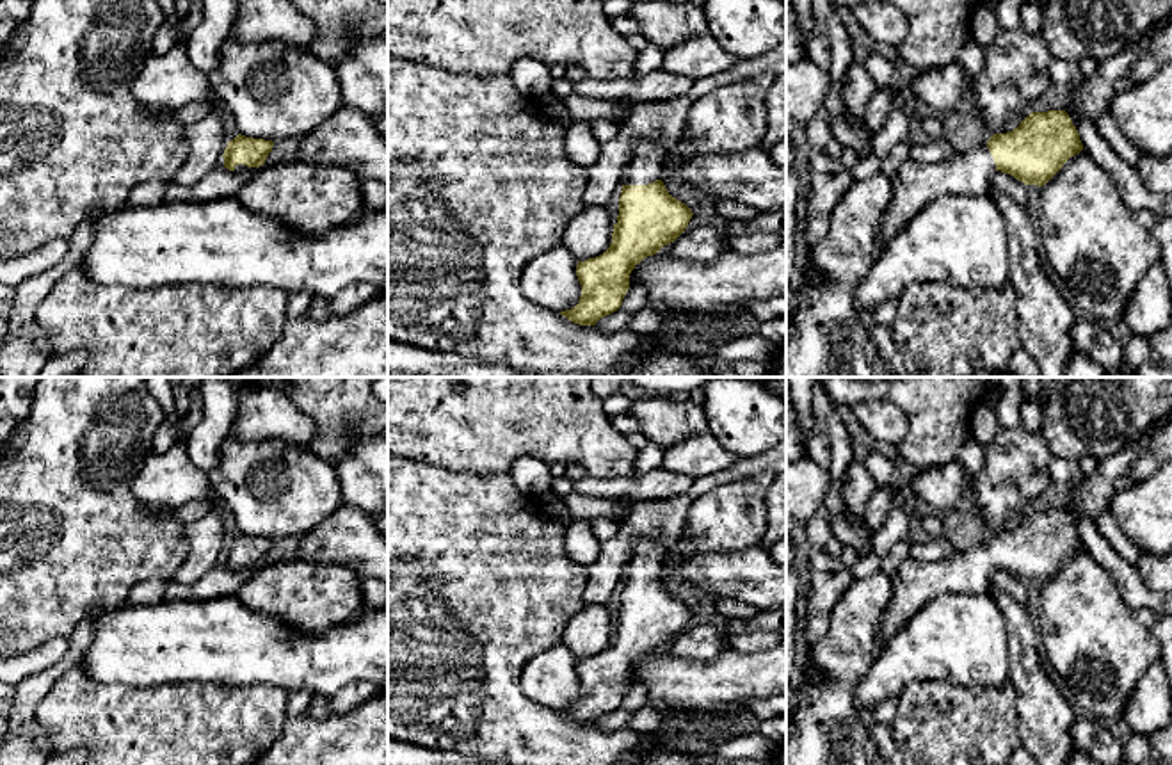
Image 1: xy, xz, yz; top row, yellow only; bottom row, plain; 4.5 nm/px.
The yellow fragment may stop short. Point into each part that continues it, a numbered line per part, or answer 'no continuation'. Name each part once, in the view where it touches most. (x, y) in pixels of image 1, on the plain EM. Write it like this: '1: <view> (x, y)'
1: xz (644, 561)

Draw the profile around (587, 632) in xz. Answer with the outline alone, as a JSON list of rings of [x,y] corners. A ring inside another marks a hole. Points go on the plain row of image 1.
[[[585,605],[576,610],[564,624],[560,644],[576,660],[585,660],[603,653],[612,642],[614,623],[605,605]]]

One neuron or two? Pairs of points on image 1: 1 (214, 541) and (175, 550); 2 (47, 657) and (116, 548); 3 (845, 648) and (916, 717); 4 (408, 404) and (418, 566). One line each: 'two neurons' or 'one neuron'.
1: two neurons
2: two neurons
3: two neurons
4: two neurons

